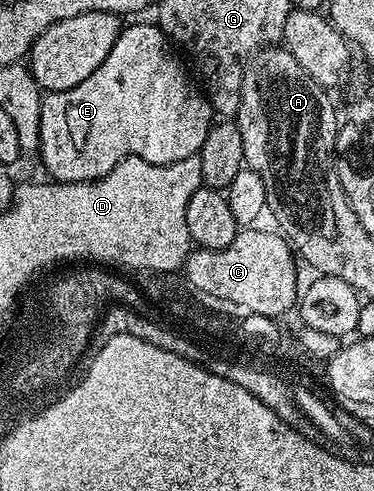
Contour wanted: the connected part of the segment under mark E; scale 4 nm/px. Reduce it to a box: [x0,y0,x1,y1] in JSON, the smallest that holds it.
[38,23,213,184]

